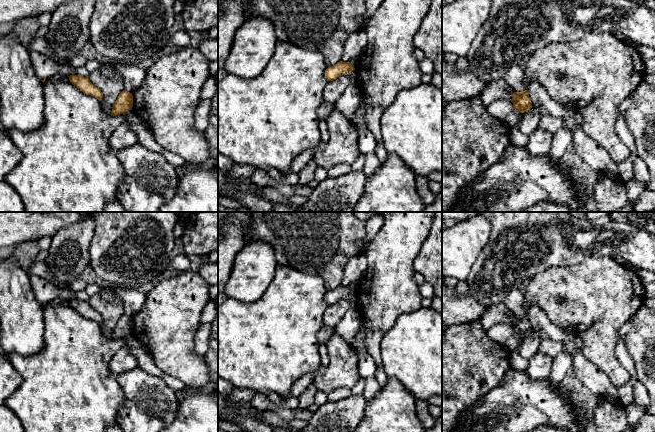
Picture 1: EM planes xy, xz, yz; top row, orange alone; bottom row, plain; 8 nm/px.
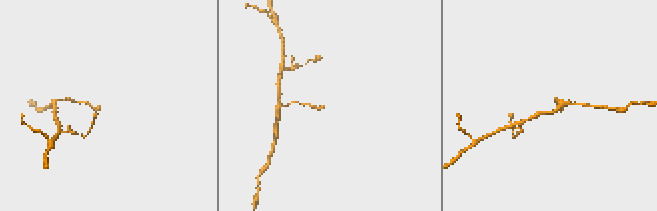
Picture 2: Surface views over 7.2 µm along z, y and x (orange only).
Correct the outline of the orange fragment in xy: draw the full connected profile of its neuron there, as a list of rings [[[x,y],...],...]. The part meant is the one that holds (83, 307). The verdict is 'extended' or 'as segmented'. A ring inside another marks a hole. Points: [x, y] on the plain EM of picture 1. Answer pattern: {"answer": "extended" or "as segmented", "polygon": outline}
{"answer": "as segmented", "polygon": [[[70,299],[68,301],[70,306],[78,313],[80,313],[83,317],[91,319],[97,322],[99,325],[102,324],[103,318],[101,314],[97,312],[95,309],[93,309],[90,306],[89,302],[84,301],[82,299]]]}

